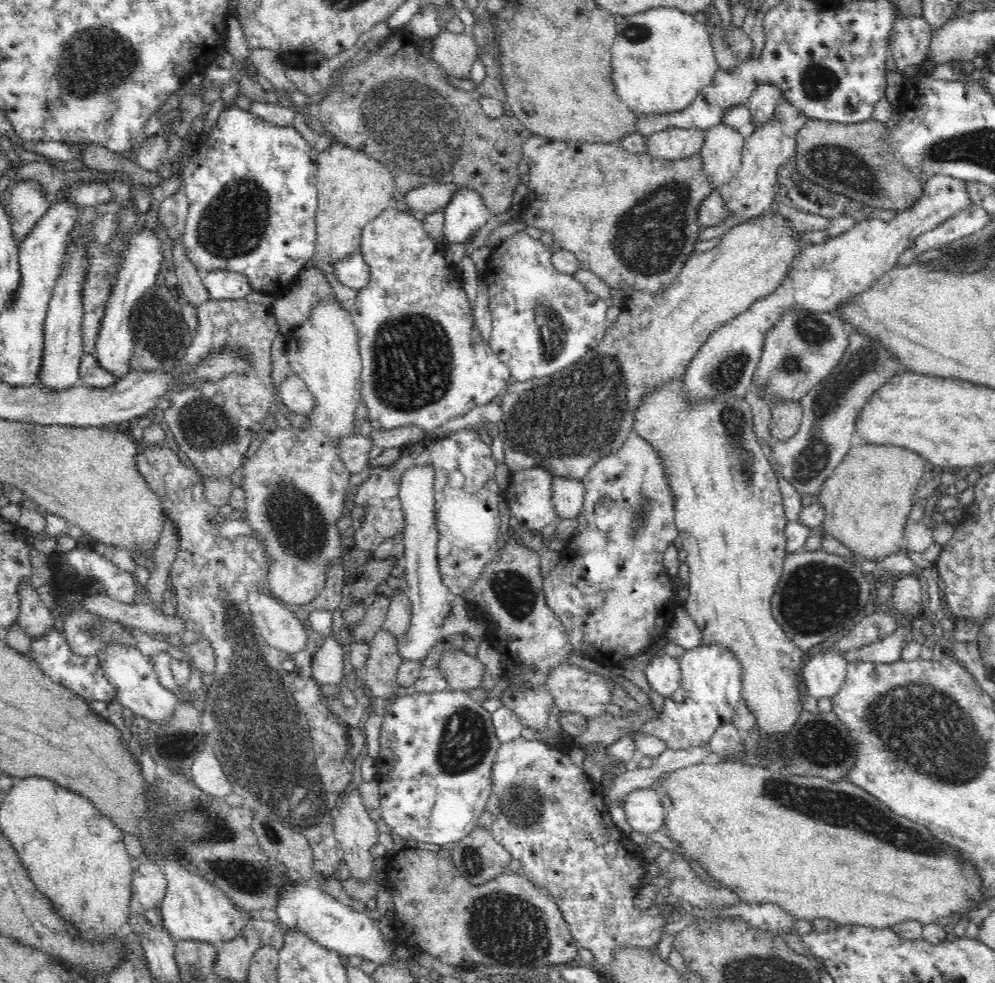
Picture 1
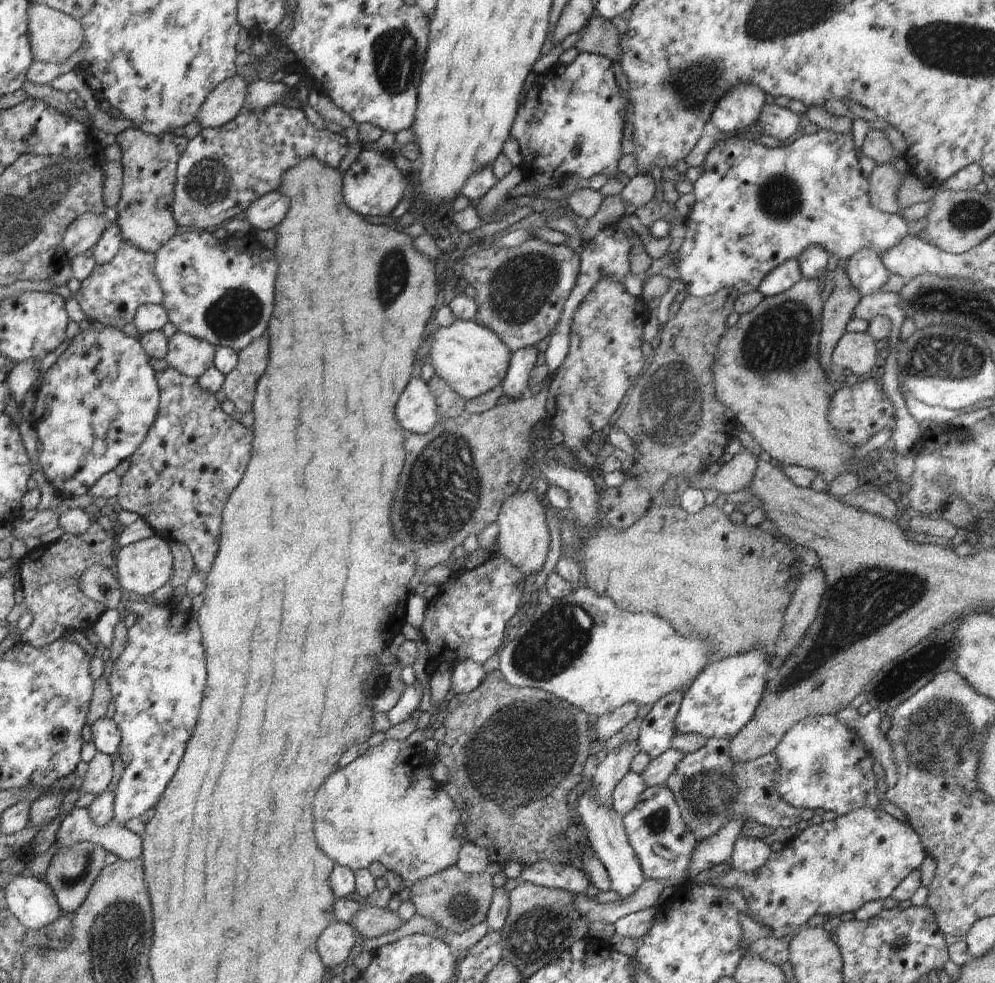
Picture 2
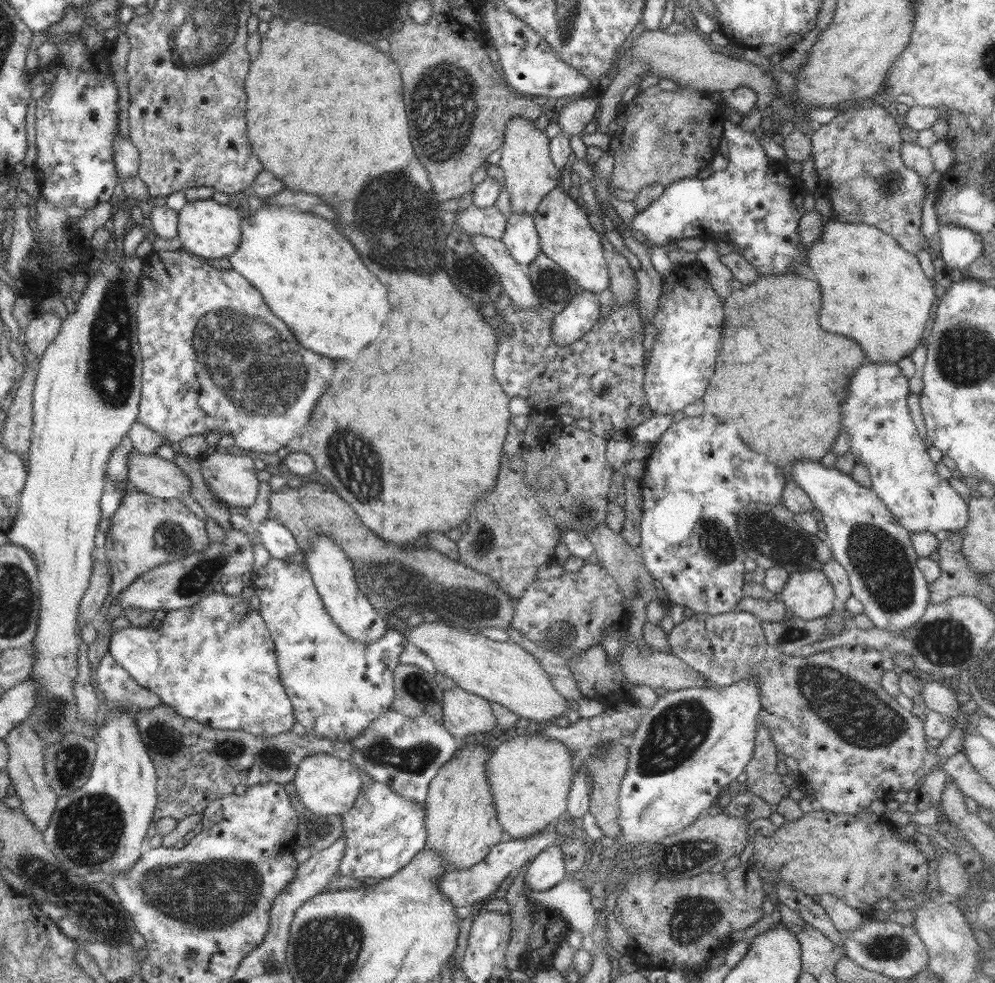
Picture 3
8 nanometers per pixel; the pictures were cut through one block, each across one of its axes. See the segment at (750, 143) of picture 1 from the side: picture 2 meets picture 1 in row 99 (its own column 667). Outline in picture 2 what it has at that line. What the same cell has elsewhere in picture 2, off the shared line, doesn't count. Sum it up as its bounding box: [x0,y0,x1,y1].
[664,737,802,843]

